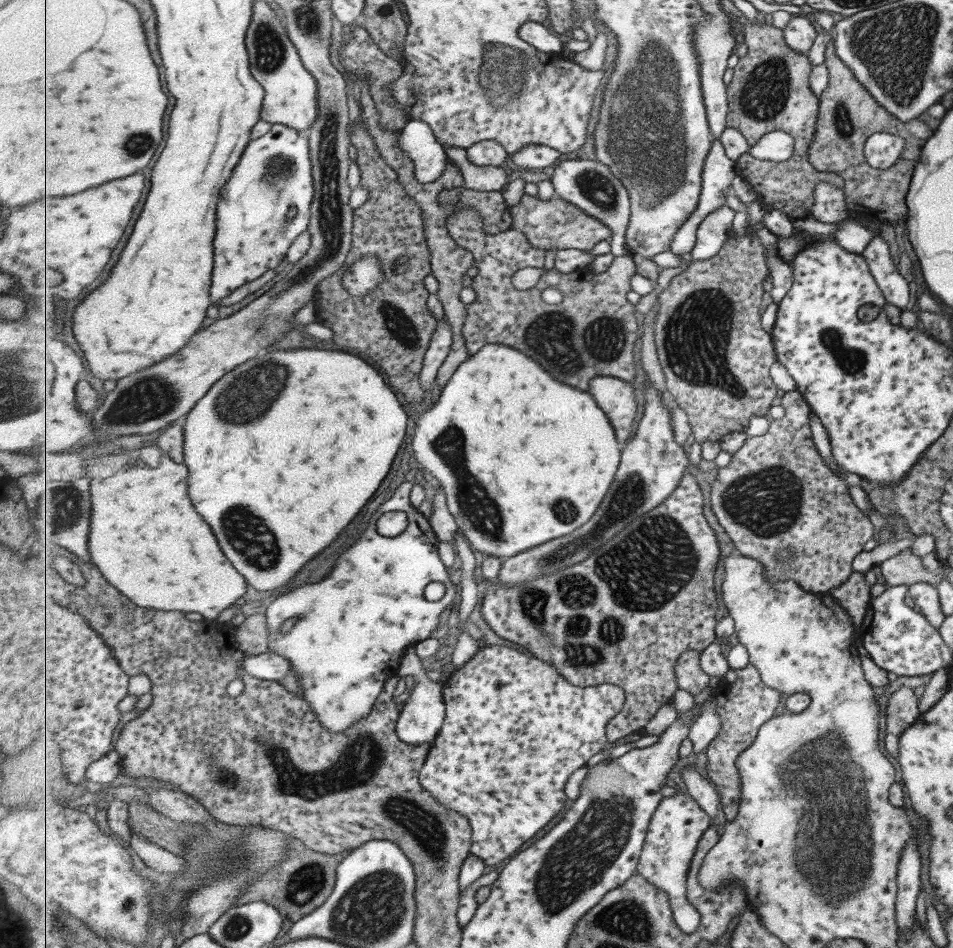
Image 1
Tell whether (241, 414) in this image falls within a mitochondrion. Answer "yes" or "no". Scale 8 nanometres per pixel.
yes

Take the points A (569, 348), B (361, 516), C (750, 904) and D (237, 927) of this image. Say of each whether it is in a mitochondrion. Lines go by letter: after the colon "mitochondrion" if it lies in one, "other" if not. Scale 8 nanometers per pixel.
A: mitochondrion
B: other
C: other
D: mitochondrion

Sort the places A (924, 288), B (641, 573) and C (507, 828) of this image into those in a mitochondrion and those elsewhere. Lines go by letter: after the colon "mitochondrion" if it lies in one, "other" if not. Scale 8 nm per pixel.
A: other
B: mitochondrion
C: other

